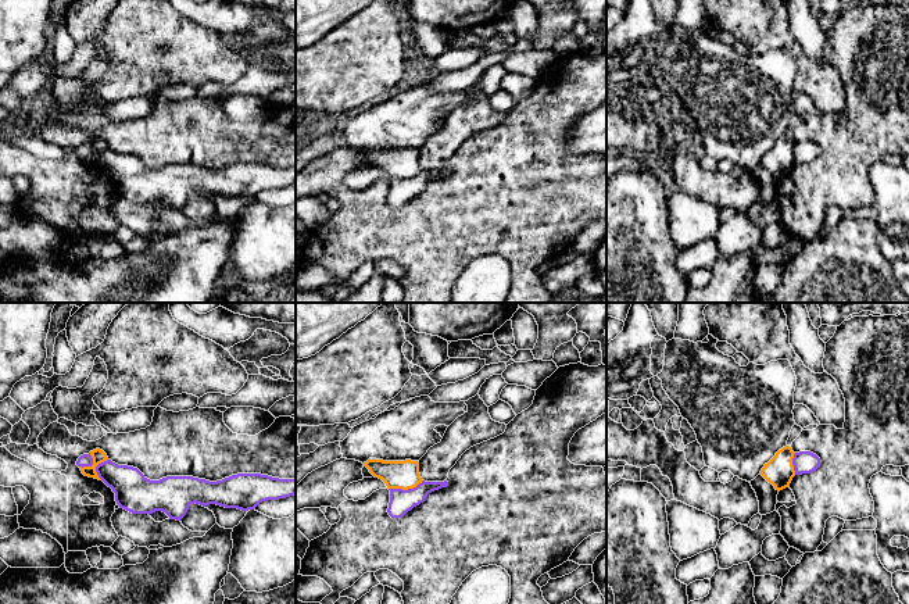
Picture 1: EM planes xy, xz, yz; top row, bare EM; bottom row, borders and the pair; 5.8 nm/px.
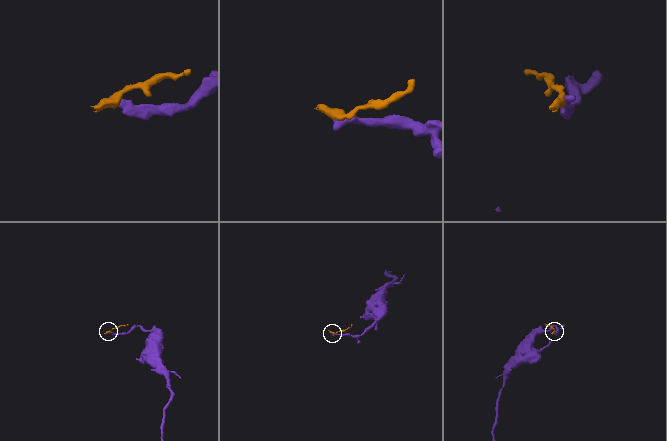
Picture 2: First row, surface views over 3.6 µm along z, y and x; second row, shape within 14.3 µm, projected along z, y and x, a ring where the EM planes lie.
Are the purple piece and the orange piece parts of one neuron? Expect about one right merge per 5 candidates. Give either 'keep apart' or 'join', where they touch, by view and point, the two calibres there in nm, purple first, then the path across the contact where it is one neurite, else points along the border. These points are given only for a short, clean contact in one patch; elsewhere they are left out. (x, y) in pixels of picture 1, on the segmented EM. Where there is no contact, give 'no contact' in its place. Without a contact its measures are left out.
keep apart | xz (405, 490) | 140/160 nm | along xz (422, 481), (412, 488), (389, 489)

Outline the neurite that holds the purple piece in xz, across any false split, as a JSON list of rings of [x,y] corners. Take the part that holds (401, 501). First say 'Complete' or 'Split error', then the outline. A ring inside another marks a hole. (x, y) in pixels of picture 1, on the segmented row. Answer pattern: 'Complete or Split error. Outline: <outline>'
Complete. Outline: [[[422,480],[416,487],[402,490],[402,489],[389,489],[390,503],[387,512],[391,518],[401,518],[414,507],[425,501],[429,493],[447,487],[448,482],[425,482]]]

